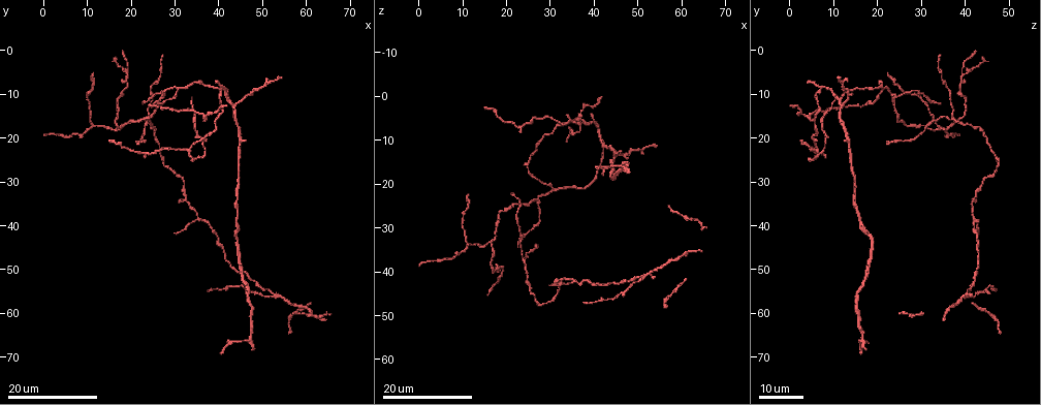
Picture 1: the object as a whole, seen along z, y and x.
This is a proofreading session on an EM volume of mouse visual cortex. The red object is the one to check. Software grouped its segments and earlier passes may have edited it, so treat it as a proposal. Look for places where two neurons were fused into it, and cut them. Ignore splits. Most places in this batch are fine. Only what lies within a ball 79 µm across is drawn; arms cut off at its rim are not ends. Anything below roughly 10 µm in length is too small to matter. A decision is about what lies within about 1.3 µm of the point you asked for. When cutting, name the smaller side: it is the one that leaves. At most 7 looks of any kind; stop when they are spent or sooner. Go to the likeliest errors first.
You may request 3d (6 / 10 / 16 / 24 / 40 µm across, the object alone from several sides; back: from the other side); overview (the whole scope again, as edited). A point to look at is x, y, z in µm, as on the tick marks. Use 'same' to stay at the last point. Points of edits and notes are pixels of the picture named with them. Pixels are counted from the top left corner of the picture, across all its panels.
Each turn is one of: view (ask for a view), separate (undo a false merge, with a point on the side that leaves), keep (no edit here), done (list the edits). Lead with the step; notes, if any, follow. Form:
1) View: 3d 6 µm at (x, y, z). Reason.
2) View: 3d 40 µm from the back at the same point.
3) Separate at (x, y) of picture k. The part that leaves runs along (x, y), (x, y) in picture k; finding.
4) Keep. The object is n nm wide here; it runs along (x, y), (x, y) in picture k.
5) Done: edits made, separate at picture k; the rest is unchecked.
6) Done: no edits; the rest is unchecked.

View: 3d 16 µm at (52.5, 56.5, 40.5). Looks like a crossing.

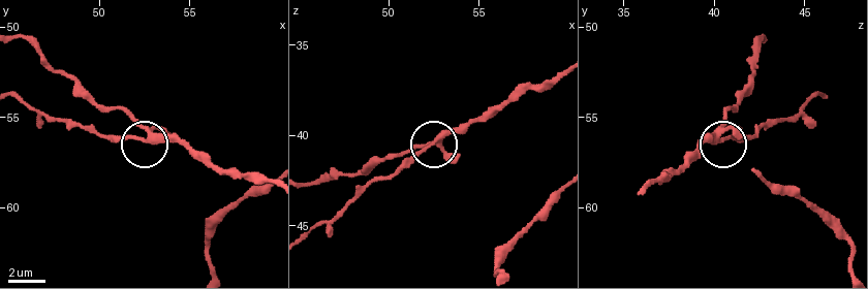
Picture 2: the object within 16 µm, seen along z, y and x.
View: 3d 6 µm at (52.6, 56.2, 40.3).

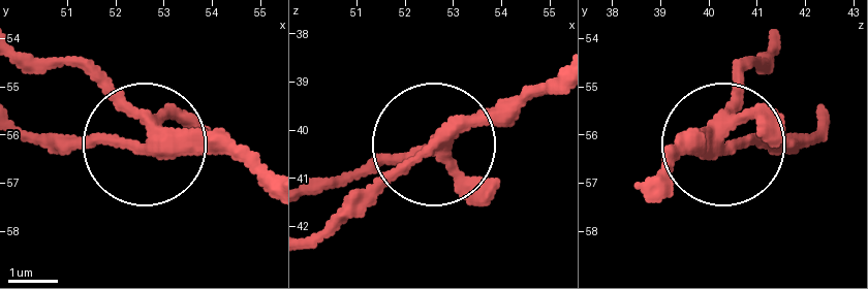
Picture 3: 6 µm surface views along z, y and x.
Keep. It runs along (773, 47), (740, 75), (723, 146), (818, 137) in picture 3; all the same neuron.

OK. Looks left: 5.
View: 3d 16 µm at (16.5, 18.0, 33.5). Side arm on a straight run.

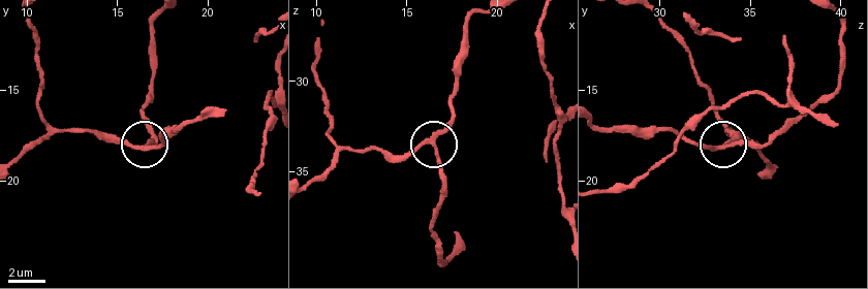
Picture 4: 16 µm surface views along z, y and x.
View: 3d 10 µm at (16.3, 18.2, 33.3).

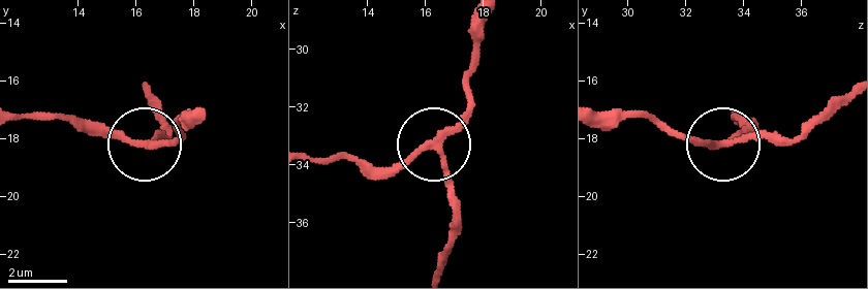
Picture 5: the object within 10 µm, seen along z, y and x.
Keep. It runs along (600, 114), (645, 114), (711, 143), (753, 131) in picture 5; all the same neuron.

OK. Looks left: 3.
View: 3d 16 µm at (23.5, 16.0, 37.0). Three arms meet.

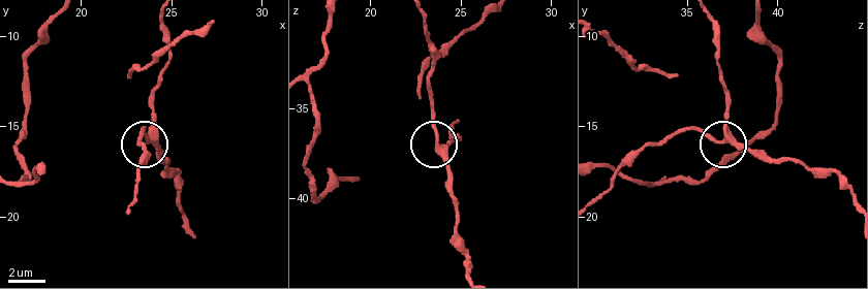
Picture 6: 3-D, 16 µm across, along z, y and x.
View: 3d 6 µm at (23.8, 15.7, 37.4).

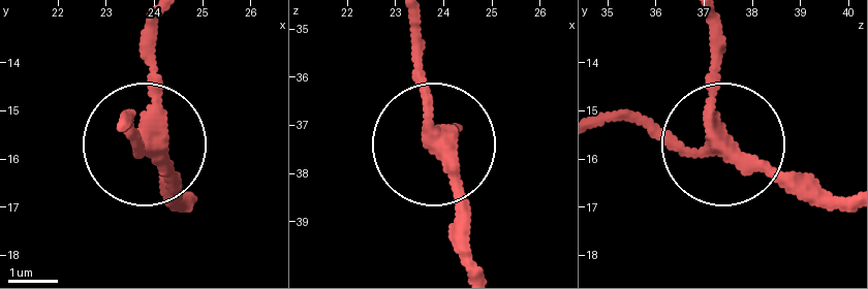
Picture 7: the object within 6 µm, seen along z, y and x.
Keep. Continuous, no second neuron.

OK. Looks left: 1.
Done: no edits; the rest is unchecked.

